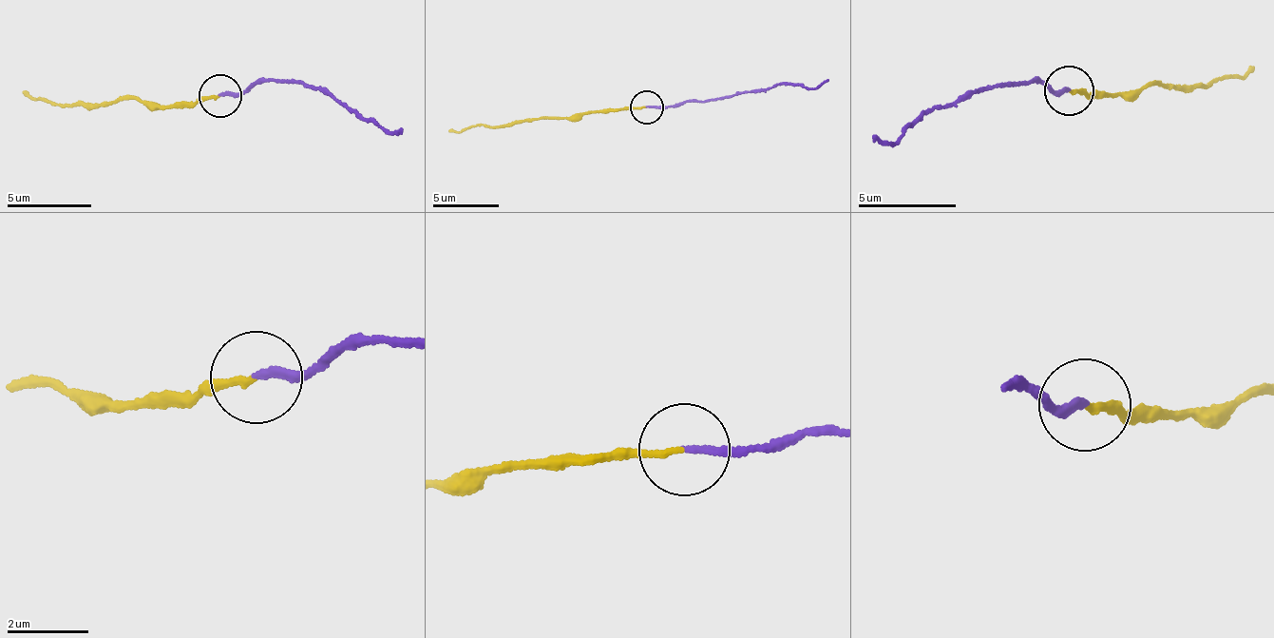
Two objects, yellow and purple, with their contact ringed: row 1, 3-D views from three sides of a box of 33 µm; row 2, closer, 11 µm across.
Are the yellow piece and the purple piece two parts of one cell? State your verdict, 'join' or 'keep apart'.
keep apart

